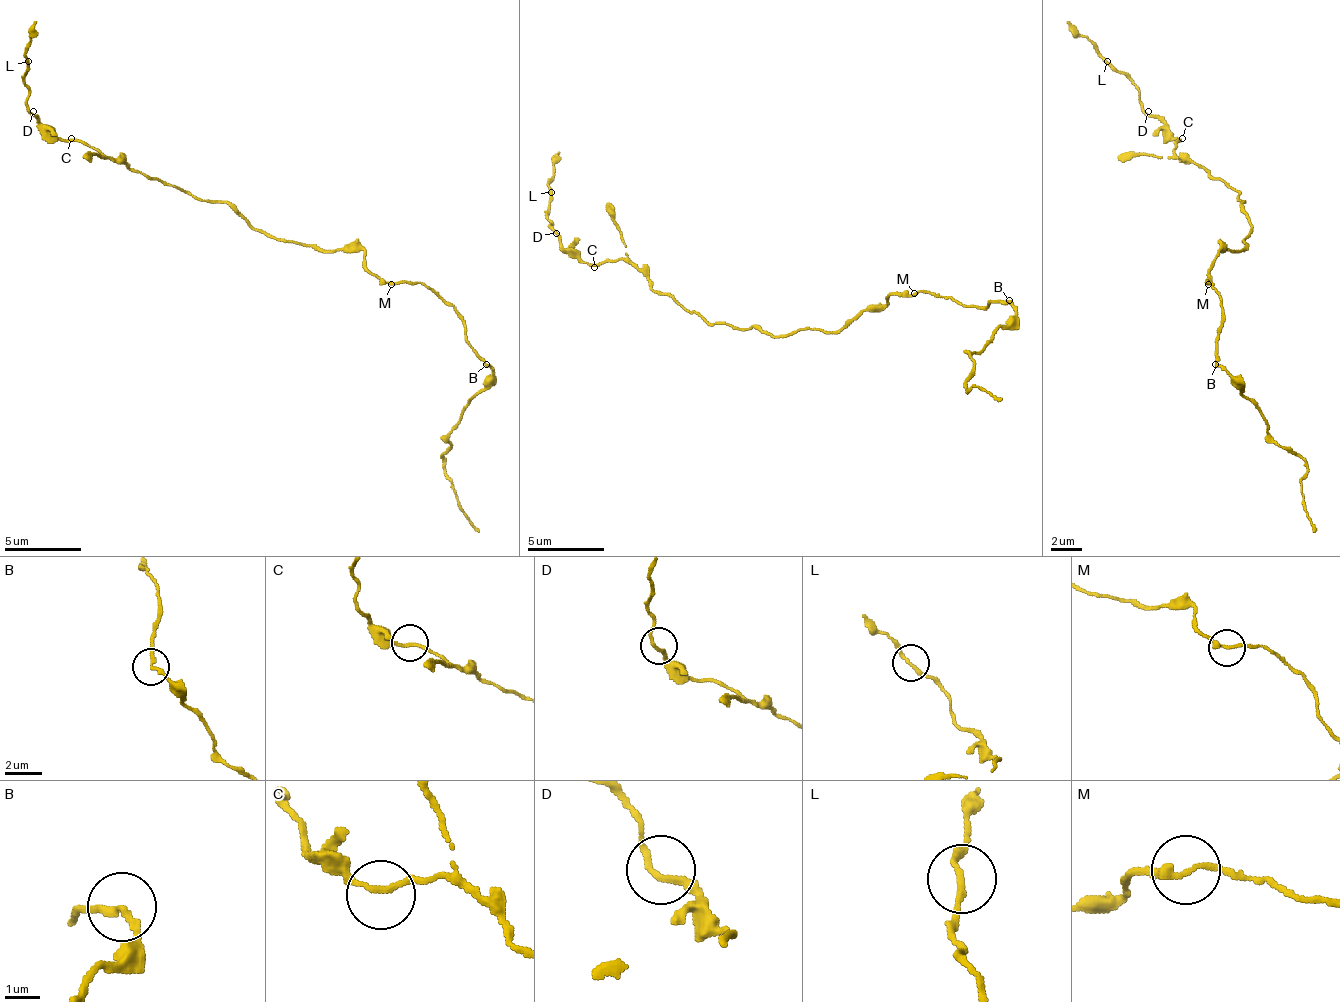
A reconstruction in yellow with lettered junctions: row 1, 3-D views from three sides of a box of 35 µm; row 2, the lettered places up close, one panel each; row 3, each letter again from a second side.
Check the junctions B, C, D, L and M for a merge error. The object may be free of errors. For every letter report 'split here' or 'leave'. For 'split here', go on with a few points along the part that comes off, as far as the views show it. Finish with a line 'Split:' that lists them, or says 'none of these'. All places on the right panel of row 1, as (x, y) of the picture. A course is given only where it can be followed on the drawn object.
B: leave
C: leave
D: leave
L: leave
M: leave
Split: none of these

